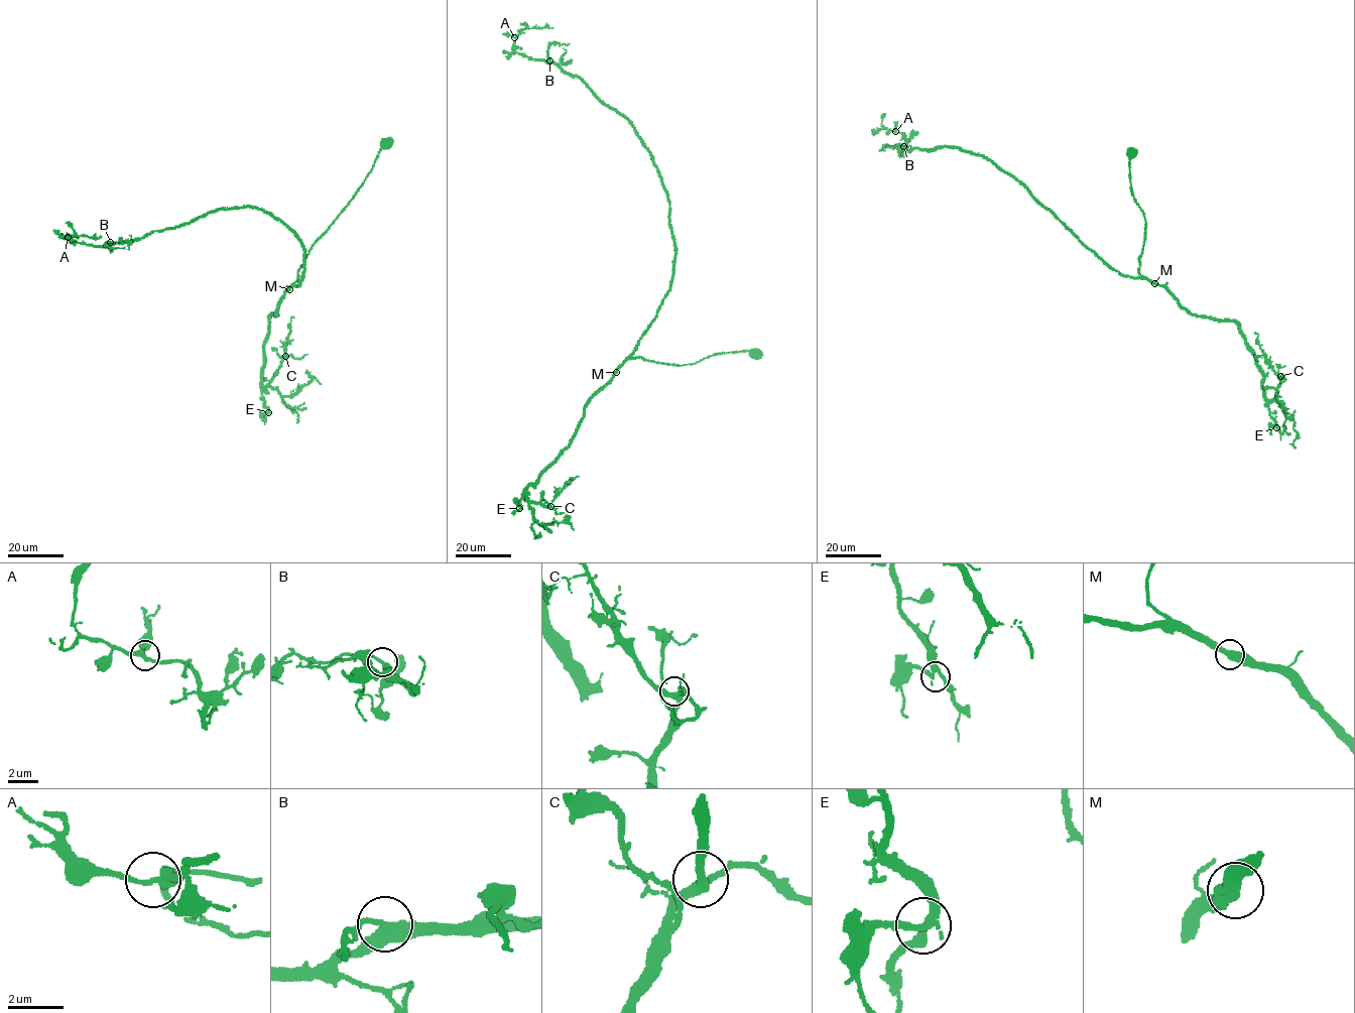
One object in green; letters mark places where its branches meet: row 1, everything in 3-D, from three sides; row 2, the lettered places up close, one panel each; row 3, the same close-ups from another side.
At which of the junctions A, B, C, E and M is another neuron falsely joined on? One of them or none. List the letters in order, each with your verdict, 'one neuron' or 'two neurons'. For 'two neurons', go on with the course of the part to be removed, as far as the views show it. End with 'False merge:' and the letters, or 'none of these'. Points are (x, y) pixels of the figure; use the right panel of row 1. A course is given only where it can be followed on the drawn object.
A: one neuron
B: one neuron
C: one neuron
E: one neuron
M: one neuron
False merge: none of these

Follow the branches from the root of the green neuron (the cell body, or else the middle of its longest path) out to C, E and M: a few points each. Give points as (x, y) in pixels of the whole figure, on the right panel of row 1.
C: (1131, 151), (1131, 188), (1145, 225), (1140, 274), (1192, 313), (1237, 324), (1267, 400), (1280, 376)
E: (1131, 151), (1131, 188), (1145, 225), (1139, 273), (1192, 313), (1237, 324), (1262, 374), (1263, 398), (1276, 427)
M: (1131, 151), (1131, 188), (1145, 225), (1139, 272), (1153, 283)

